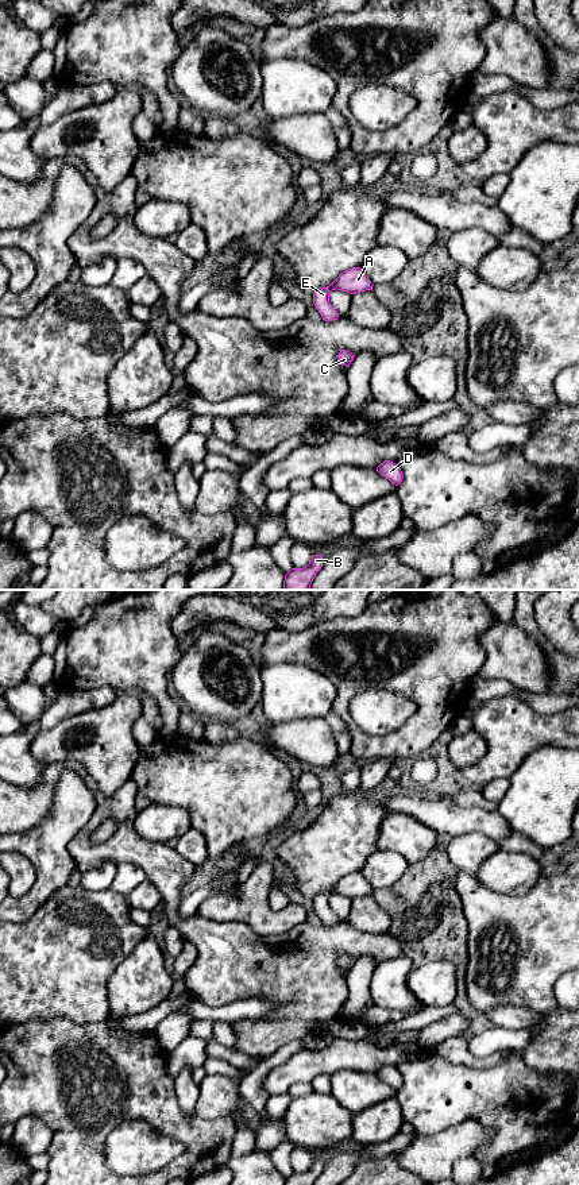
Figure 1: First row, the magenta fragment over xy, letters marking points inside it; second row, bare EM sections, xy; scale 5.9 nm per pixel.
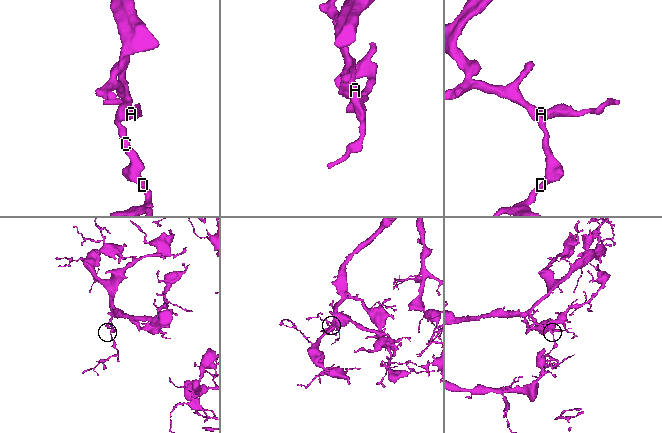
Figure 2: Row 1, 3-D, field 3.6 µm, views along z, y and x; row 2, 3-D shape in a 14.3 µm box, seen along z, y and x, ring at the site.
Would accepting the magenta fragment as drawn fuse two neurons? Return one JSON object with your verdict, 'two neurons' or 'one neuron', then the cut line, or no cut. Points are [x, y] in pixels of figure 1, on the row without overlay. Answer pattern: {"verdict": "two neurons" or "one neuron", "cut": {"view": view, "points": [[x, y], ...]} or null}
{"verdict": "one neuron", "cut": null}

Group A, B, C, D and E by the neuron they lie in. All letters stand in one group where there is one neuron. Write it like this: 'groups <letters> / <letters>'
groups A B C D E

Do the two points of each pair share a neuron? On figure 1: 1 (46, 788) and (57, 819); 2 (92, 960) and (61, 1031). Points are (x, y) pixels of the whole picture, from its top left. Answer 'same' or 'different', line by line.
1: different
2: different

